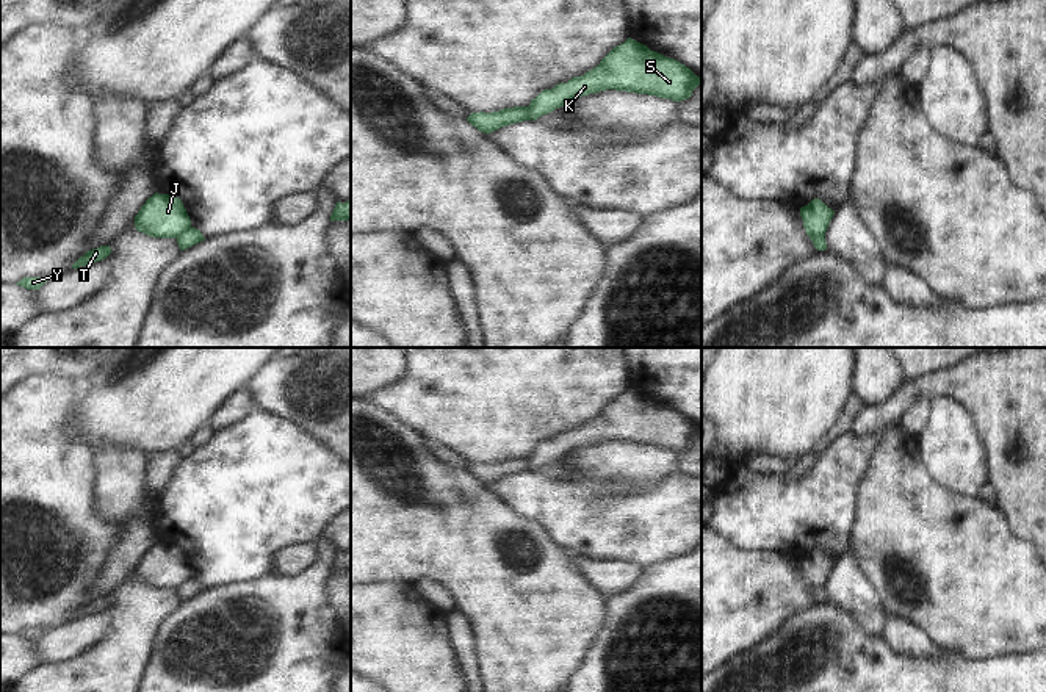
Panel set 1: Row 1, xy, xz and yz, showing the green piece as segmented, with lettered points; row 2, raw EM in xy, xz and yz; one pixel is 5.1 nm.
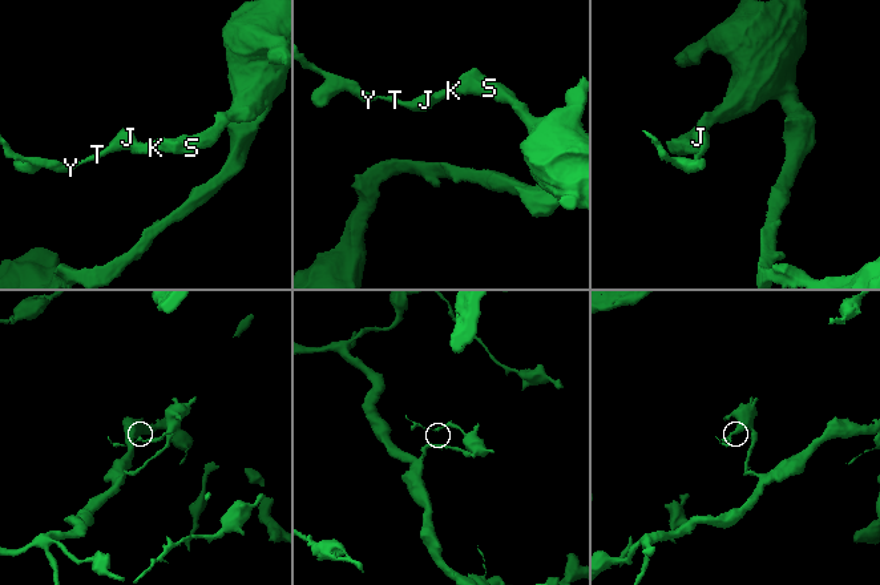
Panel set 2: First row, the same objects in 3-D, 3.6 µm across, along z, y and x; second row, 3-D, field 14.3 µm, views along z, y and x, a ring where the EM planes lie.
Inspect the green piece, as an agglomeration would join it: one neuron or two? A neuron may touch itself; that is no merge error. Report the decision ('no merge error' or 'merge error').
merge error

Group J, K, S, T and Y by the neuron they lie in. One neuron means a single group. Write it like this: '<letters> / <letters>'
J T Y / K S

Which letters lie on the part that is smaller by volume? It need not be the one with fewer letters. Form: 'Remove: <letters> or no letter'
Remove: J, T, Y

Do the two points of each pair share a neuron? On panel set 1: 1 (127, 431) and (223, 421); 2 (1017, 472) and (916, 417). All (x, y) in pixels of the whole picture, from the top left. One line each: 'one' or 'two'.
1: two
2: two

